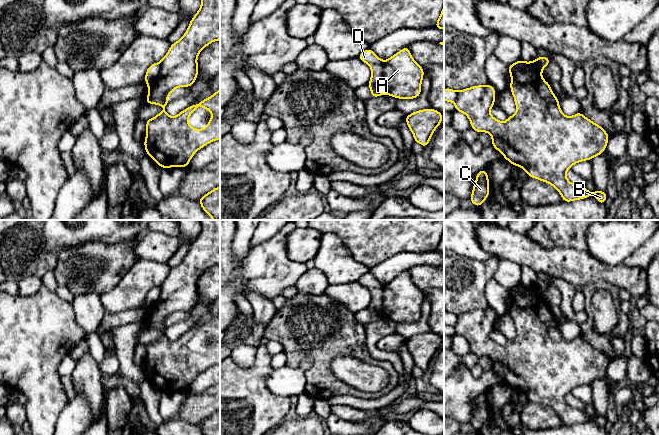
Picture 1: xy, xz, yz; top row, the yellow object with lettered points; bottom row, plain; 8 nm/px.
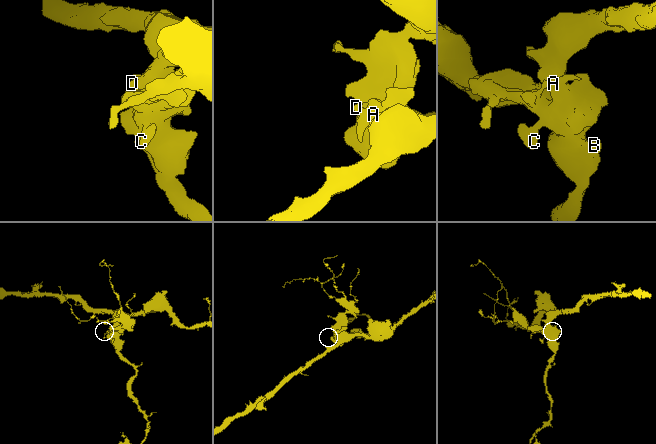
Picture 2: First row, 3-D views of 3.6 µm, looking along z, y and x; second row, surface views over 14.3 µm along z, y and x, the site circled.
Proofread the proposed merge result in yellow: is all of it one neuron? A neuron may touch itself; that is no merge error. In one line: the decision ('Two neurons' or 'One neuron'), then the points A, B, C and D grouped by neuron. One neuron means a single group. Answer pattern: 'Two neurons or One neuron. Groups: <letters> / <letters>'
Two neurons. Groups: A B C / D

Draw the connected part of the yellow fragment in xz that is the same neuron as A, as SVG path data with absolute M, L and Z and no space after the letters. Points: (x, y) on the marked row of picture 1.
M404 47L384 61L381 89L398 99L414 99L421 94L423 76L423 67L413 59L409 47Z

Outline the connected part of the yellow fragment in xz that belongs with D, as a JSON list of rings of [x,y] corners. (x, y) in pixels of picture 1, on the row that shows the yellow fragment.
[[[370,48],[363,51],[358,58],[369,65],[371,68],[371,78],[369,80],[368,86],[371,91],[371,97],[375,98],[383,95],[383,91],[381,89],[382,86],[382,71],[384,61],[381,60]]]

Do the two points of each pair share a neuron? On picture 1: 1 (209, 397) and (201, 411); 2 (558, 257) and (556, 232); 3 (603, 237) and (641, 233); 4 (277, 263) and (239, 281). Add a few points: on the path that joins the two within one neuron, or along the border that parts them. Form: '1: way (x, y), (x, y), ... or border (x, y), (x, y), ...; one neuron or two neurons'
1: way (208, 400), (201, 408); one neuron
2: border (534, 240), (547, 248), (573, 247), (580, 250); two neurons
3: way (612, 237), (632, 235); one neuron
4: way (268, 271), (259, 272), (248, 277); one neuron

